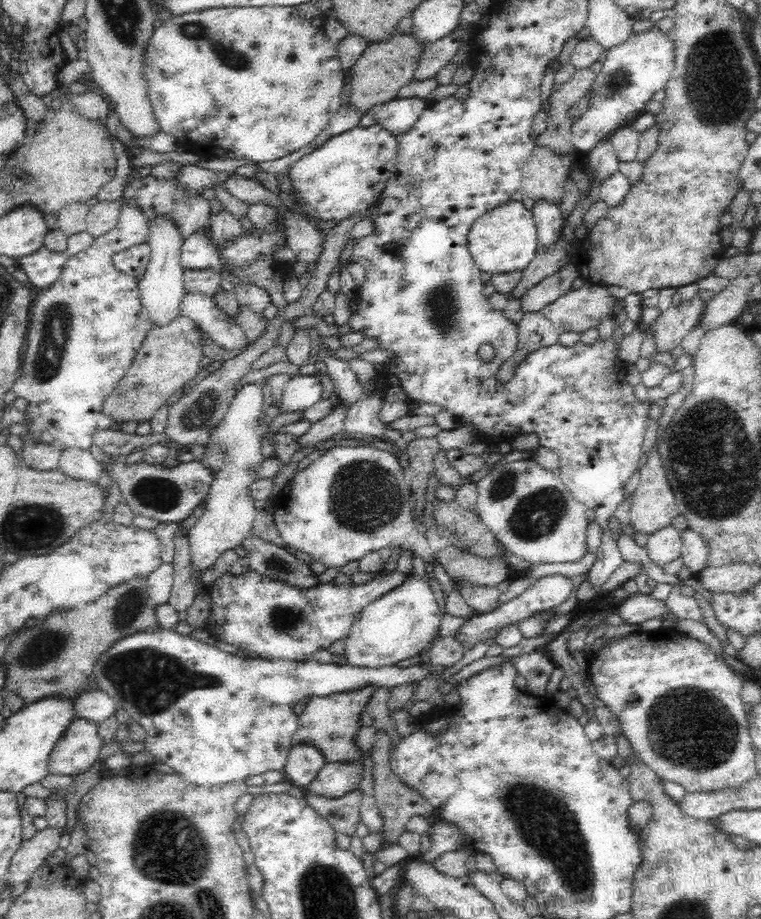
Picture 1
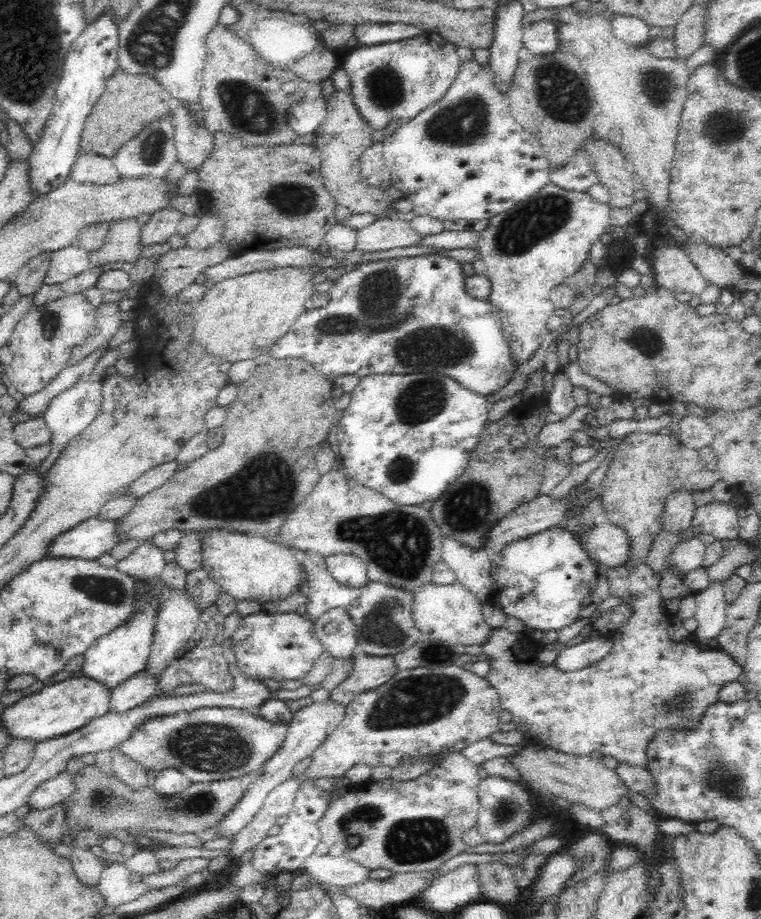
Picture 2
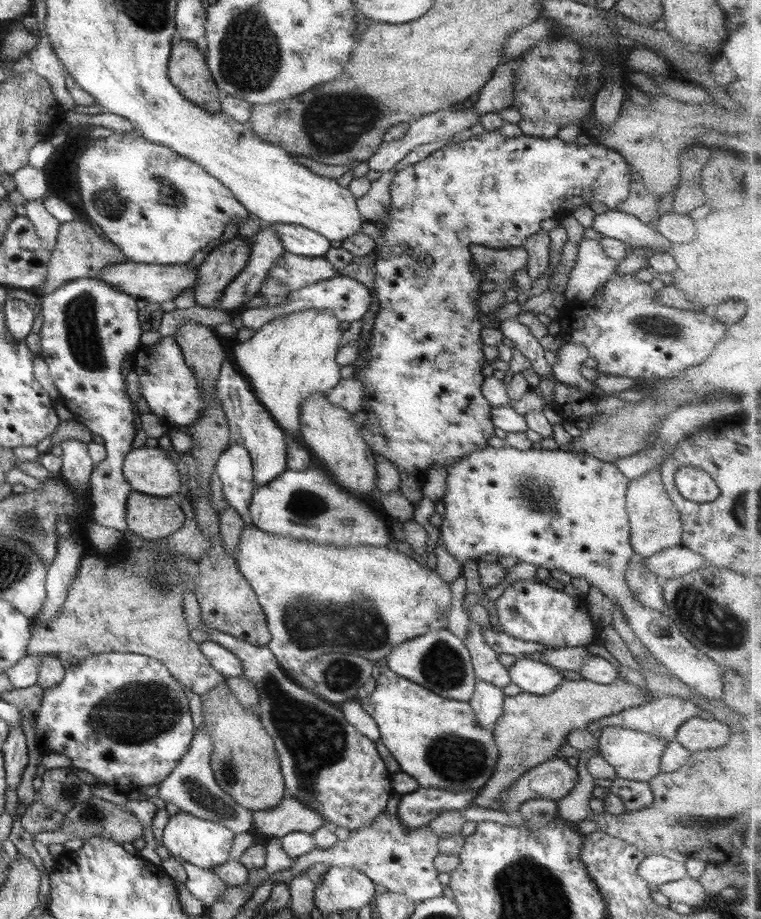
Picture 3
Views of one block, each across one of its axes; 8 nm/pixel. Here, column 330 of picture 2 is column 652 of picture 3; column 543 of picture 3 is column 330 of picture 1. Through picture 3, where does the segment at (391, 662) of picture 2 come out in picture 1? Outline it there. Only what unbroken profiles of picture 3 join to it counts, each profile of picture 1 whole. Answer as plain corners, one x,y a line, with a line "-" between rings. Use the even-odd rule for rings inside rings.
367,687
330,697
312,697
299,716
298,730
292,738
292,748
296,745
316,747
324,755
327,763
358,761
362,756
362,750
355,748
356,739
365,733
360,726
361,714
375,692
376,687

